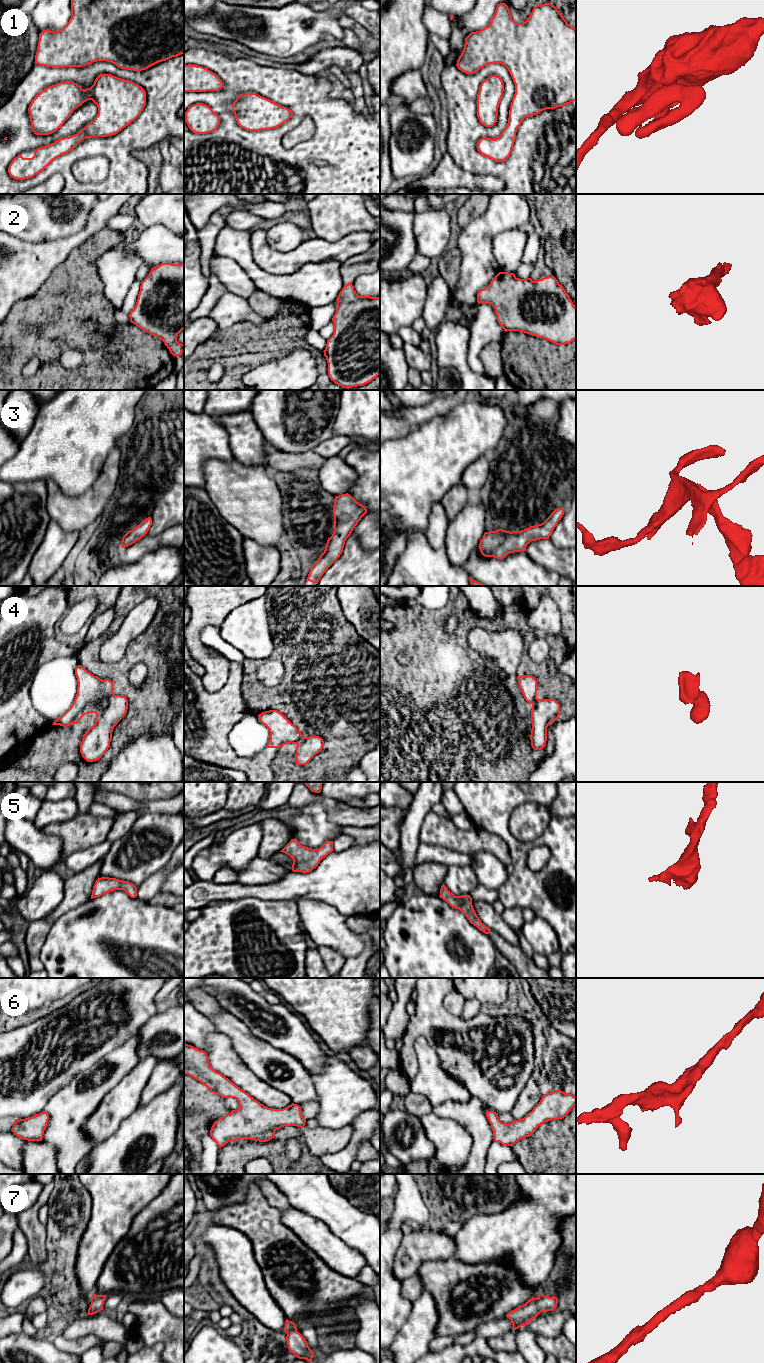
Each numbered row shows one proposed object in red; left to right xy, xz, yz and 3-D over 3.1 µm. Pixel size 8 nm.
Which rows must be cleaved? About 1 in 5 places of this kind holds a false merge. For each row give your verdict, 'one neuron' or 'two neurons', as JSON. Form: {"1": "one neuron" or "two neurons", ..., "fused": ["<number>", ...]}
{"1": "one neuron", "2": "one neuron", "3": "one neuron", "4": "one neuron", "5": "one neuron", "6": "one neuron", "7": "one neuron", "fused": []}

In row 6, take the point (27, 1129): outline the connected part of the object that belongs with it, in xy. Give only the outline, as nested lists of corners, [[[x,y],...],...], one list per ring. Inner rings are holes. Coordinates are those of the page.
[[[45,1111],[25,1119],[15,1119],[11,1131],[24,1140],[42,1141],[48,1120],[49,1115]]]

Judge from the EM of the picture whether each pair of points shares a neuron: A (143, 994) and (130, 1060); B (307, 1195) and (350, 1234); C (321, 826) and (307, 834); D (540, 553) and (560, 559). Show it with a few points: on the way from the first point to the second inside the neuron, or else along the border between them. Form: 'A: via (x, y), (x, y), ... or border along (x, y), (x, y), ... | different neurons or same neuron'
A: border along (136, 1034), (115, 1048) | different neurons
B: via (318, 1199), (342, 1223) | same neuron
C: via (318, 829), (310, 831) | same neuron
D: via (545, 553), (555, 559) | same neuron

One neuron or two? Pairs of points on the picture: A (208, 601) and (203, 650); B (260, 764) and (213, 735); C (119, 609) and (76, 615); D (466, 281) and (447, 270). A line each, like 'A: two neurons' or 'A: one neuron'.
A: one neuron
B: one neuron
C: two neurons
D: two neurons

